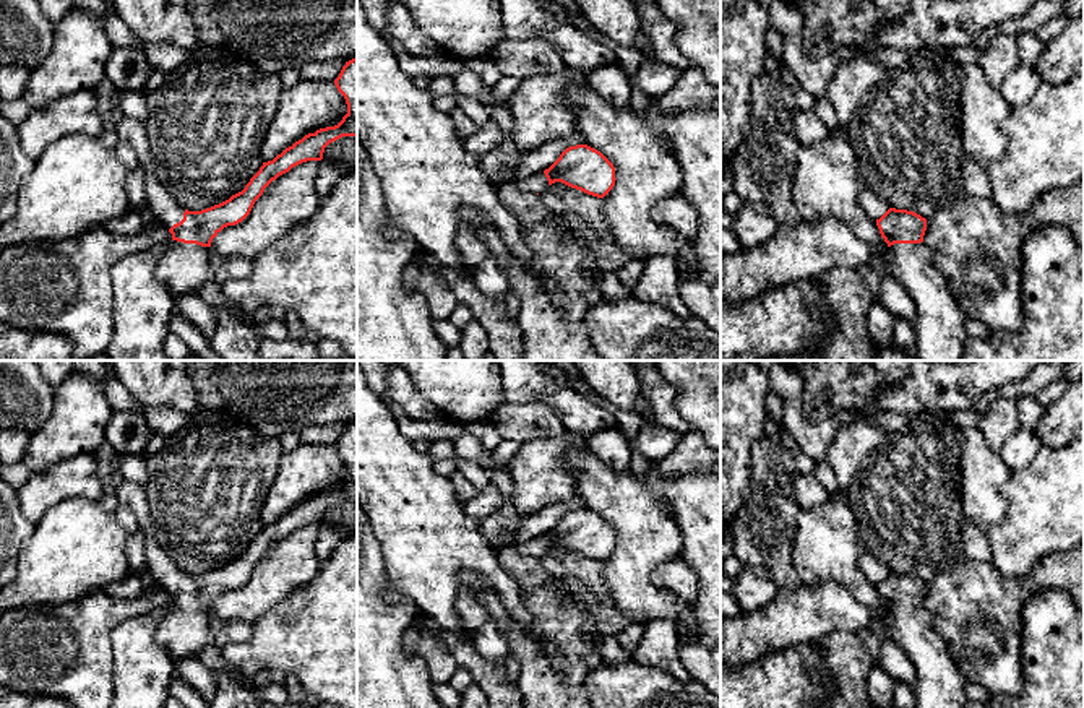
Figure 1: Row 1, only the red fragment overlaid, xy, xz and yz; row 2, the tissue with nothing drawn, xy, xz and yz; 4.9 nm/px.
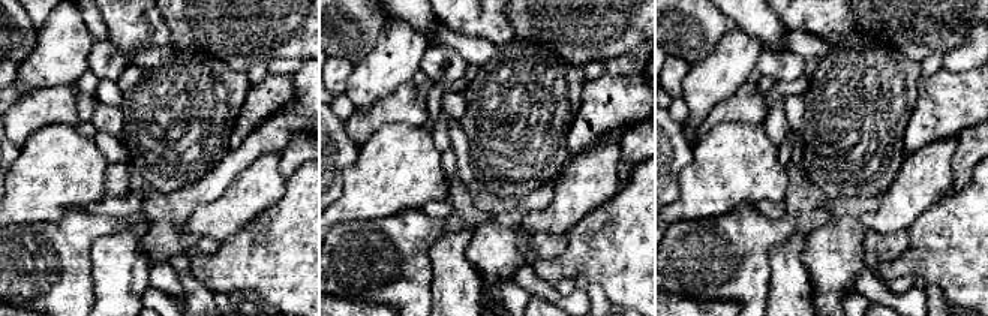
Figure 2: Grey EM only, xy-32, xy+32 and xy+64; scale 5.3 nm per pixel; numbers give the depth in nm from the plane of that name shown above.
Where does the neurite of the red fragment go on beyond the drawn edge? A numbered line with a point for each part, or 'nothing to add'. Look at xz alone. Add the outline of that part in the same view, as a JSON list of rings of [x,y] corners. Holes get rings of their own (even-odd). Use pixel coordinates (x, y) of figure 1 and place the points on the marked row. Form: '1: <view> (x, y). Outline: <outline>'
1: xz (536, 184). Outline: [[[544,172],[526,179],[516,179],[514,183],[521,192],[539,193],[539,195],[544,193],[548,187],[548,180]]]

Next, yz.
1: yz (940, 335). Outline: [[[923,242],[894,244],[891,274],[915,304],[915,360],[962,360],[969,339],[966,317],[956,304],[946,278],[933,263]]]

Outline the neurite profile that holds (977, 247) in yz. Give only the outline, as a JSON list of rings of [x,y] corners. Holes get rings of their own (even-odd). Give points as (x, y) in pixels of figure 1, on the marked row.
[[[1084,179],[1045,192],[1024,214],[1004,213],[992,198],[964,196],[938,208],[927,219],[923,244],[933,252],[933,263],[943,273],[951,294],[966,318],[982,320],[992,331],[1014,331],[1022,326],[1022,244],[1042,226],[1066,227],[1084,247]]]

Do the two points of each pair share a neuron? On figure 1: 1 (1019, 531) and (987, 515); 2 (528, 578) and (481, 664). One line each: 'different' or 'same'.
1: different
2: different

